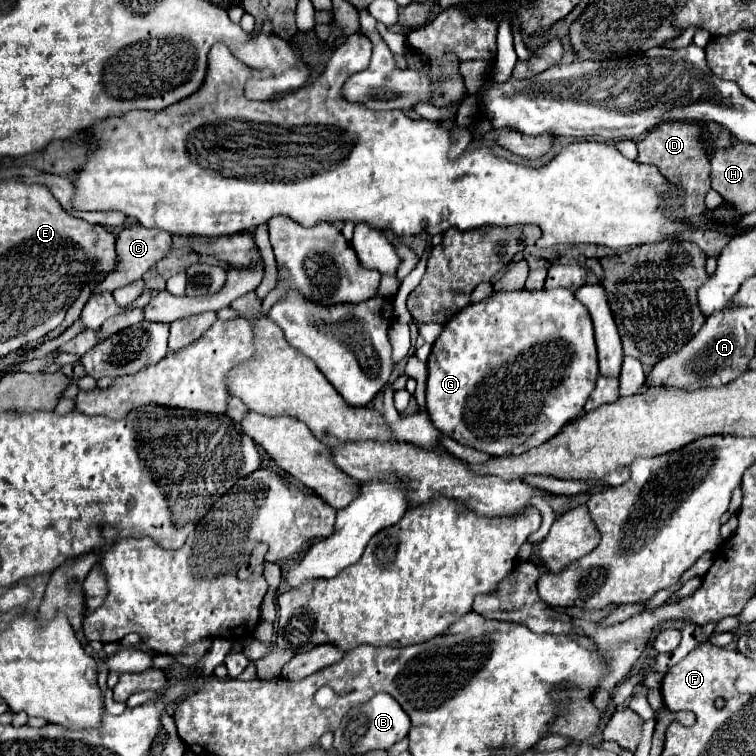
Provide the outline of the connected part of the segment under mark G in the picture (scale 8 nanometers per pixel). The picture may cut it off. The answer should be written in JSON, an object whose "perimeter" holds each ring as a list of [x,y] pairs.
{"perimeter":[[[554,288],[554,290],[518,290],[518,292],[494,292],[490,298],[470,304],[460,310],[446,326],[440,338],[432,346],[432,354],[428,358],[428,384],[426,384],[426,410],[430,414],[432,424],[444,432],[446,436],[454,438],[462,446],[476,448],[480,452],[488,452],[490,456],[510,456],[522,454],[530,448],[544,444],[546,440],[554,438],[566,424],[582,414],[586,400],[590,398],[594,384],[598,380],[598,358],[594,346],[594,330],[592,320],[584,304],[576,300],[568,288]]]}

